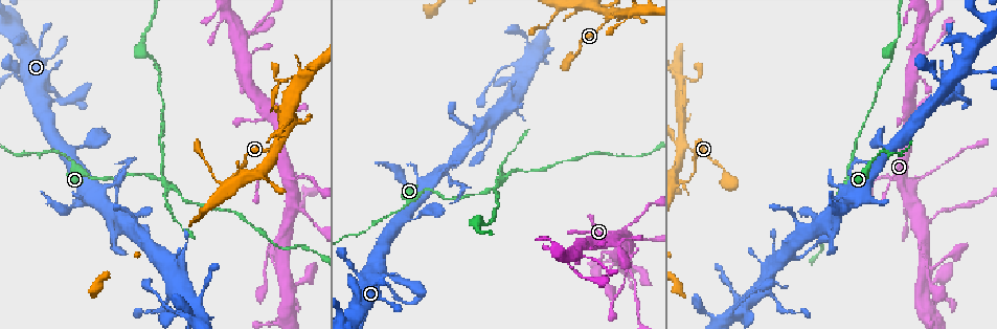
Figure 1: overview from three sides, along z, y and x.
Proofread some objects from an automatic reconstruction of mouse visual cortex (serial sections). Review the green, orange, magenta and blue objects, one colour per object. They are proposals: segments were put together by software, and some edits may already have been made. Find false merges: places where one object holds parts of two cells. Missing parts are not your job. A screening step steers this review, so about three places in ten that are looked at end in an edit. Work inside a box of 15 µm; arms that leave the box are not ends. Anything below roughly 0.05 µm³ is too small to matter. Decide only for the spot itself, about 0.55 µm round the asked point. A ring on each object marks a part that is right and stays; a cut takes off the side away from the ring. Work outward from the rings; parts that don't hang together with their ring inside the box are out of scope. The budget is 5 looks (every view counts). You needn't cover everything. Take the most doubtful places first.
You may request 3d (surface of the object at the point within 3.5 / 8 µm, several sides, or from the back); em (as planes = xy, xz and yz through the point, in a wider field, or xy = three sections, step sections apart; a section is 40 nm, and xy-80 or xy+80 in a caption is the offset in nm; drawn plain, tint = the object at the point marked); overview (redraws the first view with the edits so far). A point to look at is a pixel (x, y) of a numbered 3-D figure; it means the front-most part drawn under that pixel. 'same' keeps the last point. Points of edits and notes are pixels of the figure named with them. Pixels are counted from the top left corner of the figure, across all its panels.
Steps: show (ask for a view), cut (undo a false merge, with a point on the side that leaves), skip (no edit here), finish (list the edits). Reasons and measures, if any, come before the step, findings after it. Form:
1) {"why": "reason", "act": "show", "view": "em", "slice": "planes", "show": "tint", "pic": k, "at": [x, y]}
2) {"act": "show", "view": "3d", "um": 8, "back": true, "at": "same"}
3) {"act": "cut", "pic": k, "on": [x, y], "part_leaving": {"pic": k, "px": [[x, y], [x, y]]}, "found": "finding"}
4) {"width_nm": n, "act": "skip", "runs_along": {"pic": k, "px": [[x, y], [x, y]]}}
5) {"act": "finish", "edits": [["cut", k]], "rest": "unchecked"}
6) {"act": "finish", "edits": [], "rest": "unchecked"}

{"why": "thick turns thin", "act": "show", "view": "3d", "um": 8, "pic": 1, "at": [630, 251]}

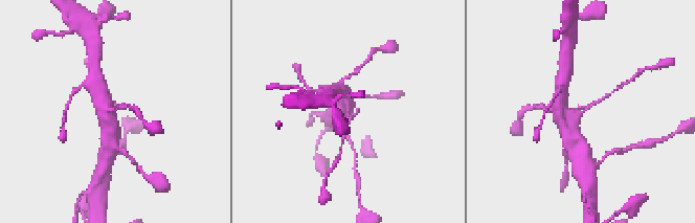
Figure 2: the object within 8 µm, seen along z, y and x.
{"act": "show", "view": "em", "slice": "planes", "show": "tint", "pic": 2, "at": [584, 112]}

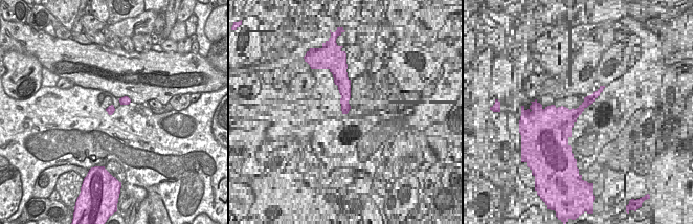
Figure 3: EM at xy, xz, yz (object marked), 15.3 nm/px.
{"width_nm": 120, "act": "cut", "pic": 2, "on": [599, 101], "part_leaving": {"pic": 2, "px": [[585, 110], [595, 102], [621, 88]]}, "found": "a second cell is stuck on"}

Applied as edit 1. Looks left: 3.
{"why": "see it whole again", "act": "show", "view": "overview"}

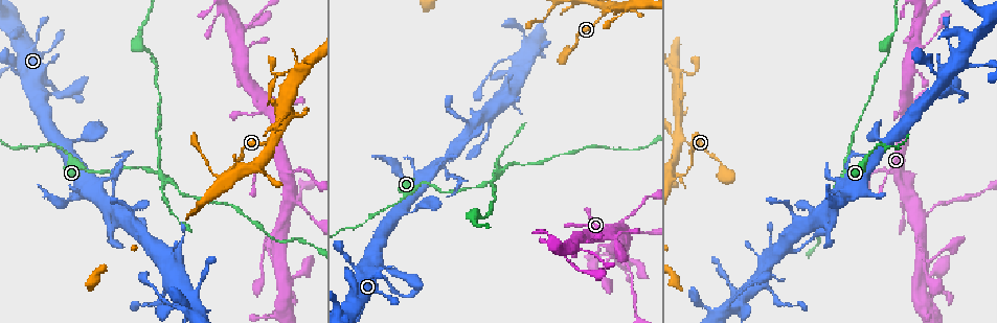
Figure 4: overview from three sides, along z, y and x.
{"why": "thick turns thin", "act": "show", "view": "em", "slice": "planes", "show": "tint", "pic": 4, "at": [927, 213]}

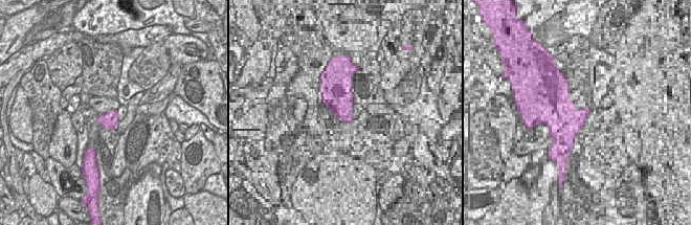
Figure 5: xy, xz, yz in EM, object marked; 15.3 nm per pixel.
{"act": "show", "view": "3d", "um": 3.5, "back": true, "at": "same"}

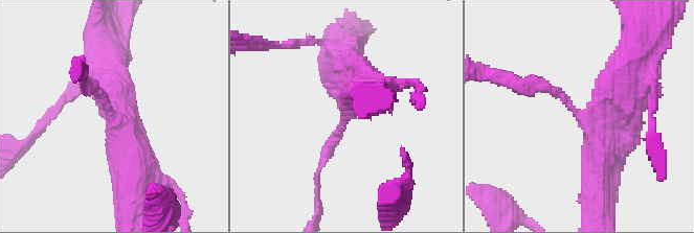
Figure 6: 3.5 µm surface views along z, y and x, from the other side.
{"act": "skip", "runs_along": {"pic": 6, "px": [[341, 74], [357, 96], [321, 163]]}, "found": "one cell here"}

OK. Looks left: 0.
{"act": "finish", "edits": [["cut", 2]], "rest": "unchecked"}

